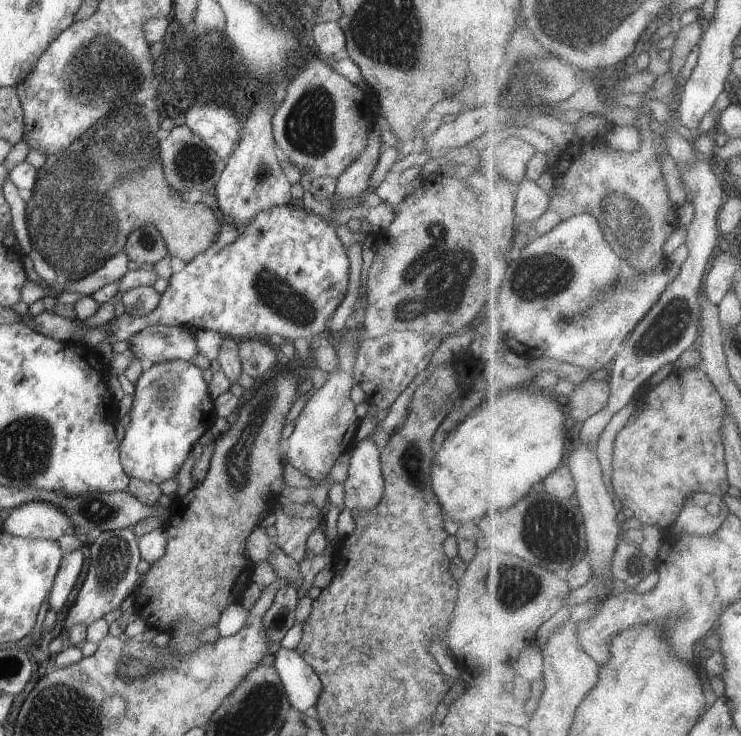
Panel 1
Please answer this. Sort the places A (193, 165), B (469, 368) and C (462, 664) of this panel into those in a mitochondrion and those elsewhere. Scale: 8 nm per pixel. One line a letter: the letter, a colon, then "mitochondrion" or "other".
A: mitochondrion
B: other
C: other

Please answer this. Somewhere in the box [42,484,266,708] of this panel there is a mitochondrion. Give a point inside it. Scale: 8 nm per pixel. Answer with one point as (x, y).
(113, 556)

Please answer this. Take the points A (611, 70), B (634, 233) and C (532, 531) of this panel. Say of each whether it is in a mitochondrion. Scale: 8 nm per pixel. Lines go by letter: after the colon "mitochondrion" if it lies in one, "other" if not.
A: other
B: mitochondrion
C: mitochondrion

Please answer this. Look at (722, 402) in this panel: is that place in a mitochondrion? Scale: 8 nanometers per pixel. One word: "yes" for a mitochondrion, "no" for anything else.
no

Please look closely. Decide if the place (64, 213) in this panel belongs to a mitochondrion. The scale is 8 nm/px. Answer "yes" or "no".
yes

